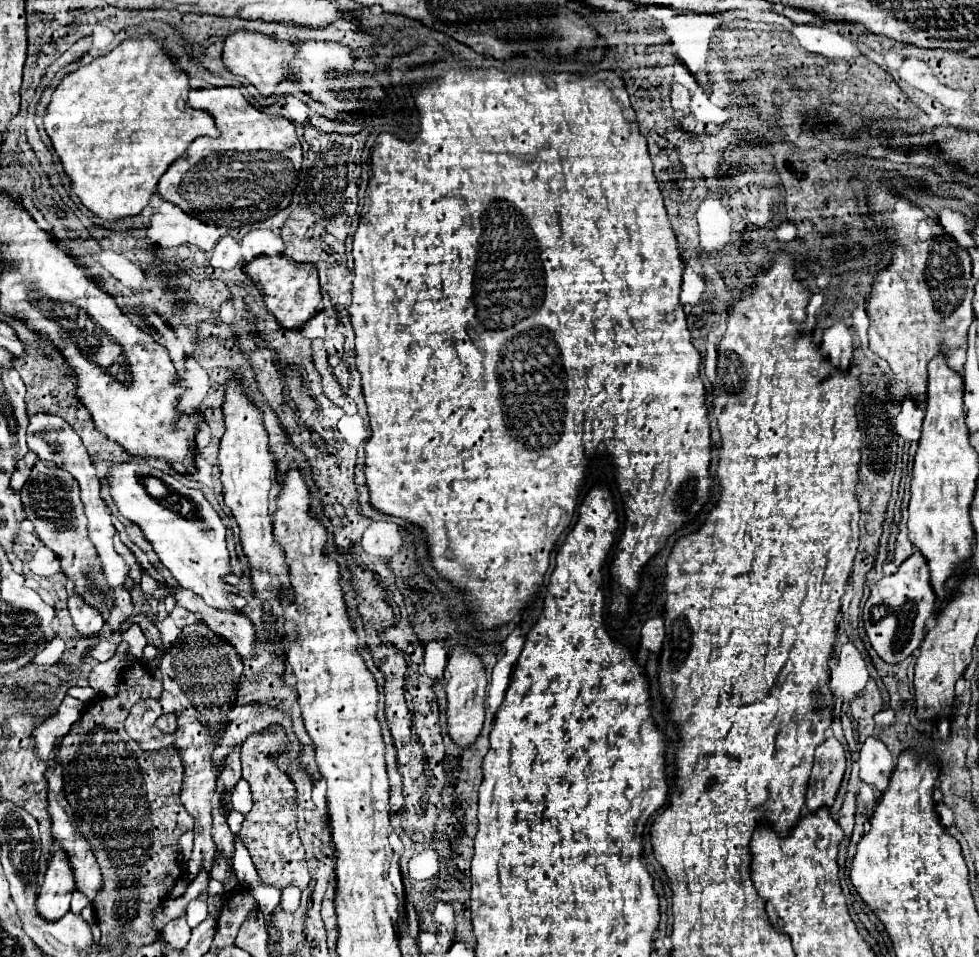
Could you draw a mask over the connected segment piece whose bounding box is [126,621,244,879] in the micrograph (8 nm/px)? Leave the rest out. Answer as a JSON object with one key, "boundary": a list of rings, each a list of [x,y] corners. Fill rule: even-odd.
{"boundary":[[[194,623],[182,629],[178,639],[166,649],[166,655],[160,661],[160,677],[164,683],[164,691],[154,705],[146,705],[146,701],[138,701],[130,715],[126,717],[126,731],[134,741],[138,741],[142,751],[158,751],[162,747],[176,747],[182,765],[184,765],[184,781],[180,799],[188,813],[194,817],[194,849],[192,857],[186,863],[186,877],[194,879],[200,867],[210,871],[212,859],[216,855],[216,845],[212,841],[212,797],[216,795],[216,779],[218,765],[212,761],[212,753],[218,747],[218,739],[226,729],[226,717],[238,699],[238,685],[242,675],[242,657],[226,639],[216,635],[206,623]],[[162,713],[178,715],[178,729],[172,735],[156,729],[154,719]]]}

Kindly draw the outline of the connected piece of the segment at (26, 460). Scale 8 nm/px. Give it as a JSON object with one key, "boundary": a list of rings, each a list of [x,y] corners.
{"boundary":[[[28,451],[28,453],[18,461],[18,465],[16,465],[16,469],[14,469],[12,477],[10,477],[10,487],[12,487],[14,491],[20,491],[20,489],[24,487],[24,483],[26,483],[26,479],[28,479],[30,469],[32,469],[34,463],[36,463],[36,453],[34,453],[34,451]]]}

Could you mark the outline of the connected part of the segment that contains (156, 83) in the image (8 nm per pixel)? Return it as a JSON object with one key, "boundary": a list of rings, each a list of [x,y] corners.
{"boundary":[[[150,33],[124,39],[112,53],[60,81],[44,127],[72,179],[72,191],[92,213],[106,221],[138,215],[150,203],[160,177],[196,137],[220,137],[214,117],[188,105],[188,91],[188,73]]]}

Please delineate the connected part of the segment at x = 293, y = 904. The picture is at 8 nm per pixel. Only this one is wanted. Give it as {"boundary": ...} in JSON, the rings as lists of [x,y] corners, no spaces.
{"boundary":[[[290,887],[286,889],[286,893],[282,893],[282,901],[280,901],[280,907],[286,911],[286,913],[294,913],[300,905],[300,891]]]}

